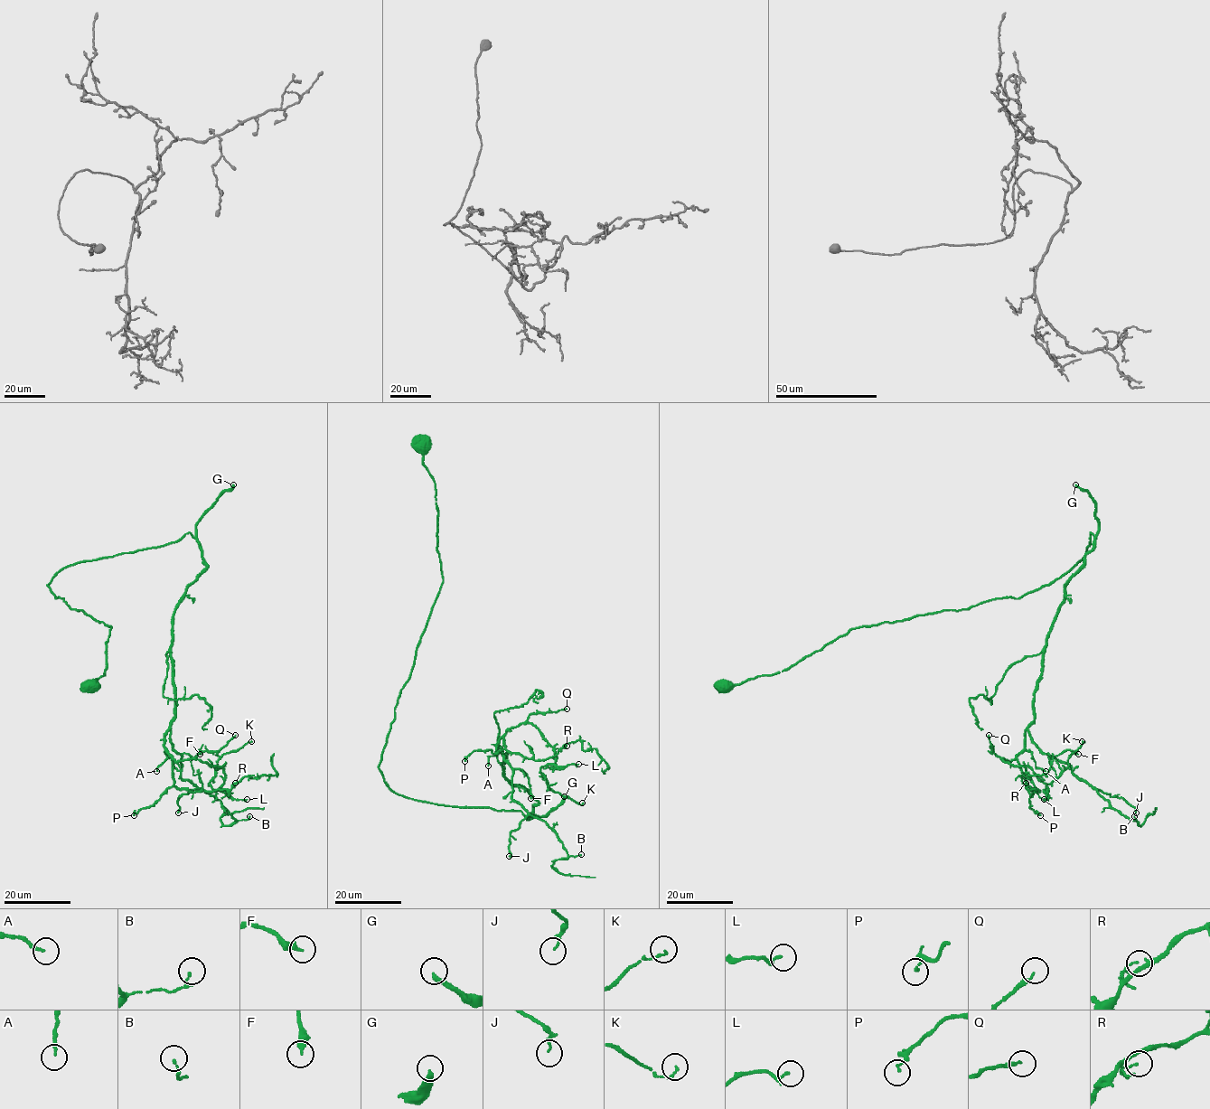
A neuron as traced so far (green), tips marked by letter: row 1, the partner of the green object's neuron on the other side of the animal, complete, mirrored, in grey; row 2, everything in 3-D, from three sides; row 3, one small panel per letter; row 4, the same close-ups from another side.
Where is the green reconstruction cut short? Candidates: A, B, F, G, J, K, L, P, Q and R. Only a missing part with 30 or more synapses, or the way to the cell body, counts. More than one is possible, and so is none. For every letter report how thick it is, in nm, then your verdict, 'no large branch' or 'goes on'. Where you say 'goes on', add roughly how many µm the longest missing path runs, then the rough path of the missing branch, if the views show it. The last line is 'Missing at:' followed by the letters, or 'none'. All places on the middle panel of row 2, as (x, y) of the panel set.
A: 150 nm | no large branch
B: 130 nm | no large branch
F: 280 nm | no large branch
G: 280 nm | goes on | 150 µm
J: 80 nm | no large branch
K: 130 nm | no large branch
L: 180 nm | no large branch
P: 110 nm | no large branch
Q: 190 nm | no large branch
R: 100 nm | no large branch
Missing at: G

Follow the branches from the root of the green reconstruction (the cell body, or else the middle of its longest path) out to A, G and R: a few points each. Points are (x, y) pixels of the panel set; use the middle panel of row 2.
A: (420, 443), (443, 583), (379, 769), (410, 798), (530, 814), (538, 802), (504, 776), (497, 745), (488, 765)
G: (420, 443), (436, 487), (443, 583), (379, 769), (410, 798), (519, 810), (527, 819), (546, 815), (564, 796)
R: (420, 443), (443, 583), (384, 782), (527, 816), (538, 802), (504, 776), (496, 743), (535, 760), (567, 746)

